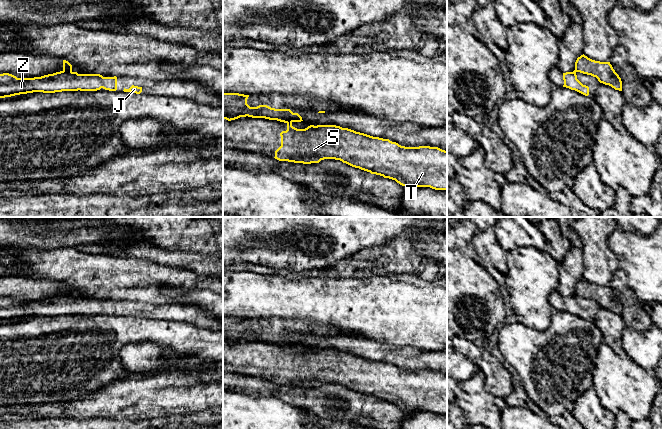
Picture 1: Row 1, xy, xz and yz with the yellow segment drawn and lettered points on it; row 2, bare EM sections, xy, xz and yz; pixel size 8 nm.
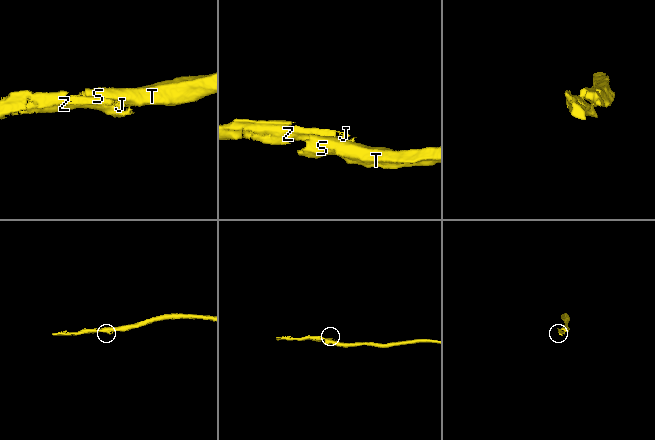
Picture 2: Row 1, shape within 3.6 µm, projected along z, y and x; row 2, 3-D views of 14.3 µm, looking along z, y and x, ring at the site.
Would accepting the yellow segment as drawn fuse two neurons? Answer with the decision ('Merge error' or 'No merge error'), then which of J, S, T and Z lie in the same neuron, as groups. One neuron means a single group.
Merge error. Groups: J Z / S T

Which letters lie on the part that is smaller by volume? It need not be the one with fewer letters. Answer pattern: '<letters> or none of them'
J, Z

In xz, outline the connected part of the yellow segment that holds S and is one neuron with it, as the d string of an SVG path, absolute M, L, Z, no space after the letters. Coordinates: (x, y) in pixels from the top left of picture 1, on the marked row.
M292 122L280 133L281 146L275 159L294 163L319 163L324 159L340 160L352 167L395 180L402 186L430 187L447 191L447 151L438 147L405 147L389 139L373 137L336 125L310 125L297 129Z

